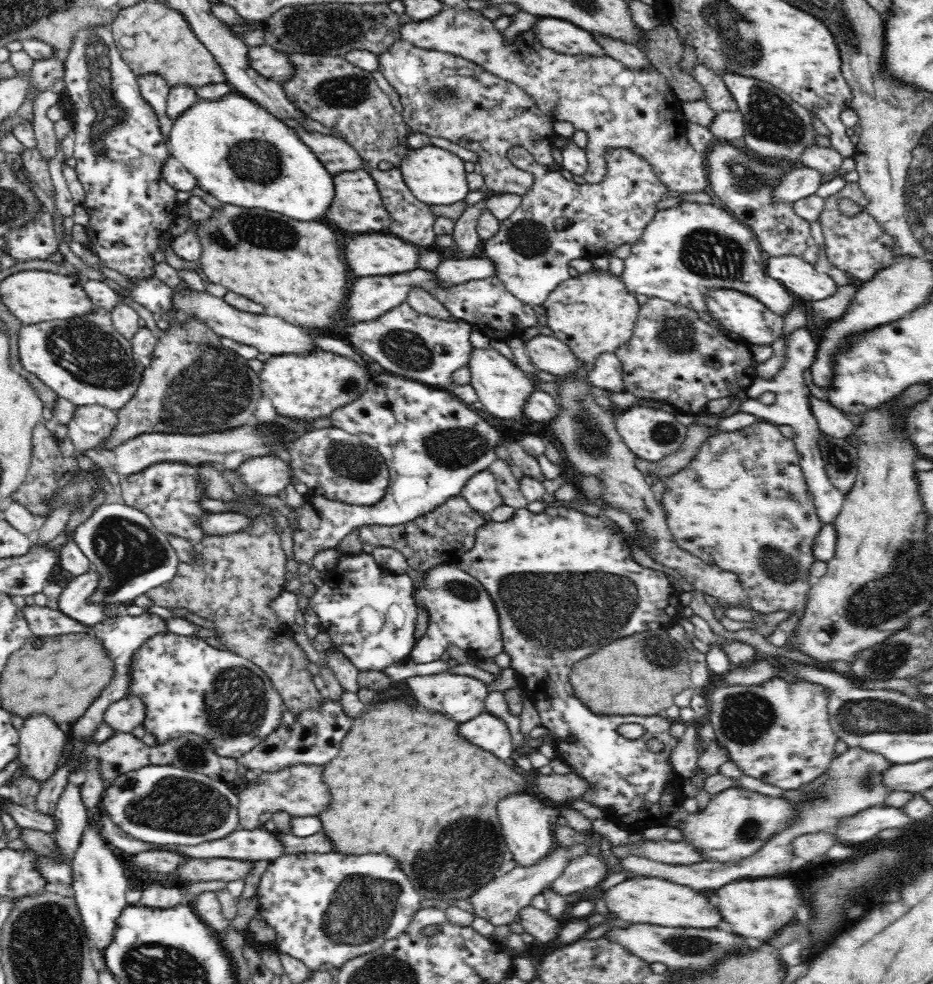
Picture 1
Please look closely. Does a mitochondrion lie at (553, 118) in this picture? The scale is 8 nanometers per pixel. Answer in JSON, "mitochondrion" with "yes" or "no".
{"mitochondrion":"no"}

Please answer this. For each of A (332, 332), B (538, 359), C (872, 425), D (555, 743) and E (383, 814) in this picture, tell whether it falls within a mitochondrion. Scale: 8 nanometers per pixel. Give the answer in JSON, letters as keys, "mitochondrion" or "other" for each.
{"A":"other","B":"other","C":"other","D":"other","E":"other"}

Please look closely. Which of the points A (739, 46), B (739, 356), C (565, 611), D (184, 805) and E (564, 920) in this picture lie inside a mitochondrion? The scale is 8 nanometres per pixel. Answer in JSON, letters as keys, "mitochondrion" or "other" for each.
{"A":"mitochondrion","B":"other","C":"mitochondrion","D":"mitochondrion","E":"other"}

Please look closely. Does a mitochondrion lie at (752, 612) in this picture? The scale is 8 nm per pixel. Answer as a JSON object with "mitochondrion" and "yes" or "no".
{"mitochondrion":"no"}

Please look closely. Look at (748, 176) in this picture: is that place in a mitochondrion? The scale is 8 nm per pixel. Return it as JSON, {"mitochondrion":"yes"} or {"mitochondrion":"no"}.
{"mitochondrion":"yes"}

